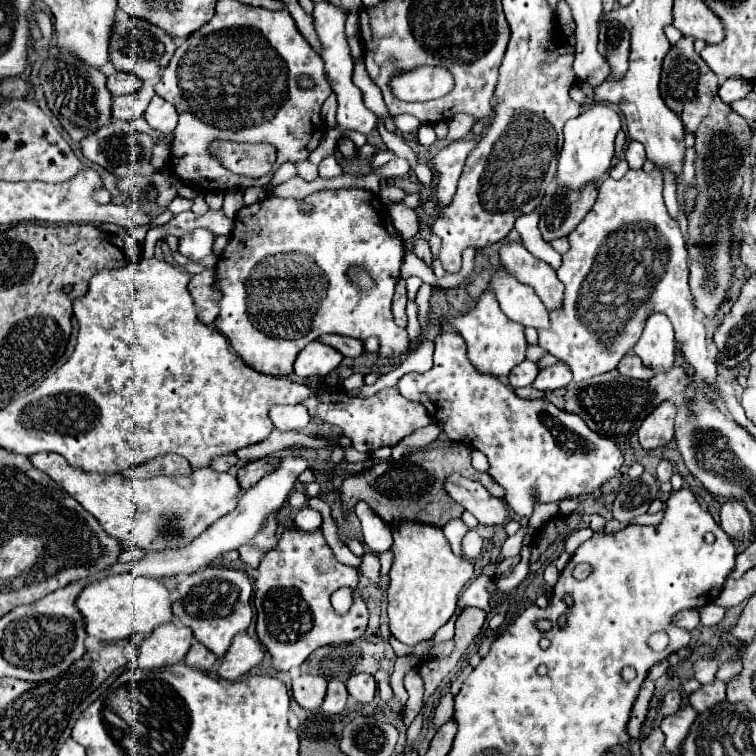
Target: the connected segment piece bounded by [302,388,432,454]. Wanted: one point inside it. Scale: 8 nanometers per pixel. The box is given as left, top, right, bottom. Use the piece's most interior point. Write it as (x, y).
(384, 419)

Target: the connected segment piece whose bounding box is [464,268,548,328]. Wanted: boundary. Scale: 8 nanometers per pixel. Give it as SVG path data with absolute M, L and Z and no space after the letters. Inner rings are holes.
M482 268L470 282L464 284L464 288L472 300L480 300L480 296L490 290L500 302L502 312L522 326L548 328L548 310L540 298L530 286L518 282L508 272Z

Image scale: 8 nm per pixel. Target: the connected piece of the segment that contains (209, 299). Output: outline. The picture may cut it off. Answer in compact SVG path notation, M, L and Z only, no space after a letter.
M204 270L200 274L194 274L188 284L188 292L194 298L194 306L198 312L198 320L204 324L212 324L218 314L218 298L220 292L212 288L214 284L214 270Z

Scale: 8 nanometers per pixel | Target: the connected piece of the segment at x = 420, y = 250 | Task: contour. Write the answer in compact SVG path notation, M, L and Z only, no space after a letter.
M416 238L414 244L416 244L416 246L414 246L414 254L416 254L418 258L422 258L426 264L432 264L432 254L430 254L428 242L422 240L422 238Z

